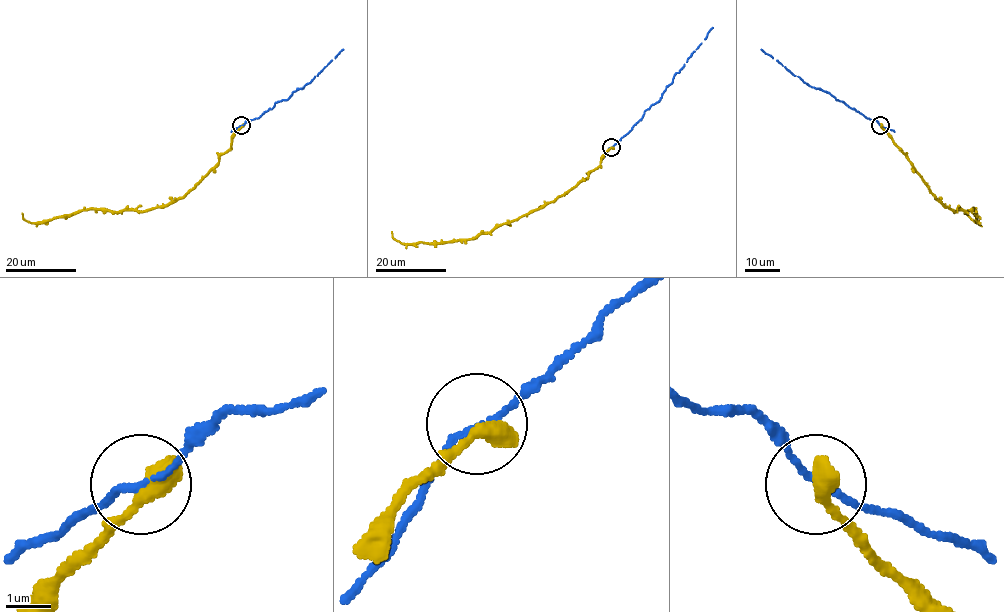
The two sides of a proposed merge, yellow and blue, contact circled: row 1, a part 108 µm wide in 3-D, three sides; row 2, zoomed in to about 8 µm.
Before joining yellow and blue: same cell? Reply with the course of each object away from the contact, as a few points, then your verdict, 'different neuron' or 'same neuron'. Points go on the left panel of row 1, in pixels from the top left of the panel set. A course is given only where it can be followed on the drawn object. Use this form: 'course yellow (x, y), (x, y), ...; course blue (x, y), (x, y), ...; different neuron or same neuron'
course yellow (241, 125), (219, 160), (183, 196), (167, 204), (146, 211), (89, 209), (30, 223), (21, 213); course blue (241, 125), (258, 118), (276, 102), (286, 100), (302, 88), (343, 50); different neuron

